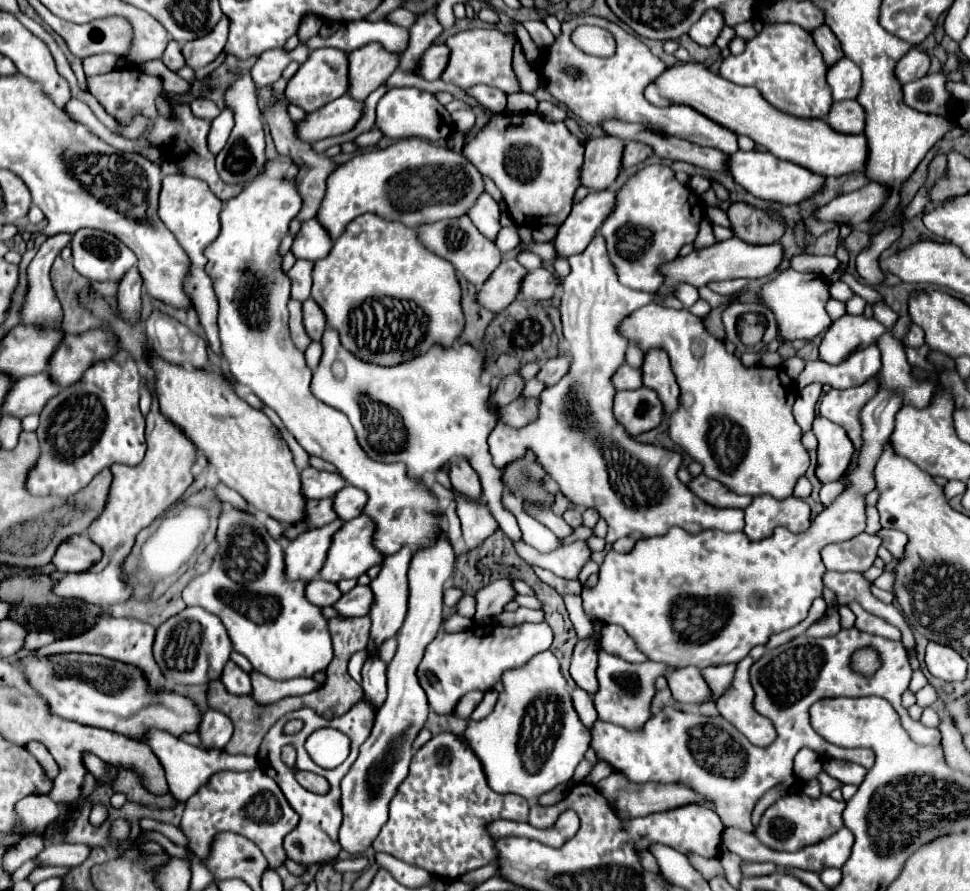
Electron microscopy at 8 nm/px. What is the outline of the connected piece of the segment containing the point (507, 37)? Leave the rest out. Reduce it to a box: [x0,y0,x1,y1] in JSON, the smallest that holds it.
[442,28,520,94]

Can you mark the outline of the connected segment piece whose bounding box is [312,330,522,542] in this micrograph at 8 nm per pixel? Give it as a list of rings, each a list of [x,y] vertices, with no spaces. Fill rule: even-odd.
[[[326,330],[322,336],[322,358],[312,376],[312,394],[316,398],[328,398],[328,406],[342,410],[350,418],[368,458],[376,462],[406,462],[408,476],[414,480],[420,480],[426,472],[438,470],[452,458],[468,458],[480,476],[490,514],[512,542],[520,542],[522,532],[516,516],[502,504],[504,486],[500,482],[500,470],[492,466],[488,454],[486,440],[498,420],[486,406],[492,390],[480,382],[482,366],[484,352],[470,344],[442,350],[440,346],[434,346],[434,350],[428,350],[412,362],[390,368],[374,366],[354,358],[354,354],[342,348],[336,330]],[[334,360],[340,360],[346,366],[344,380],[332,376],[330,366]],[[364,400],[382,404],[382,410],[380,406],[370,406],[370,410],[366,410]]]

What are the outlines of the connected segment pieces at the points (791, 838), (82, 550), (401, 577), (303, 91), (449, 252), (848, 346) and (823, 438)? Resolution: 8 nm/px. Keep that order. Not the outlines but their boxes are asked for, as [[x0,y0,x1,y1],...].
[[756,794,846,852],[52,534,102,572],[368,546,412,650],[286,48,348,112],[416,216,502,288],[818,314,888,364],[812,416,854,482]]

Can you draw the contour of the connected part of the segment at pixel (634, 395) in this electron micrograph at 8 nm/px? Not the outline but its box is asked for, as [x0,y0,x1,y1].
[612,386,662,436]

